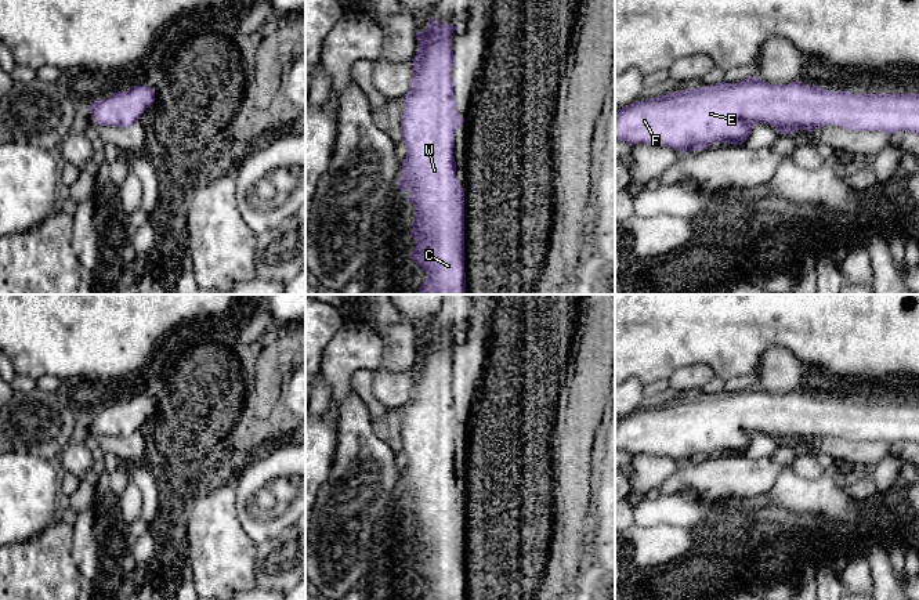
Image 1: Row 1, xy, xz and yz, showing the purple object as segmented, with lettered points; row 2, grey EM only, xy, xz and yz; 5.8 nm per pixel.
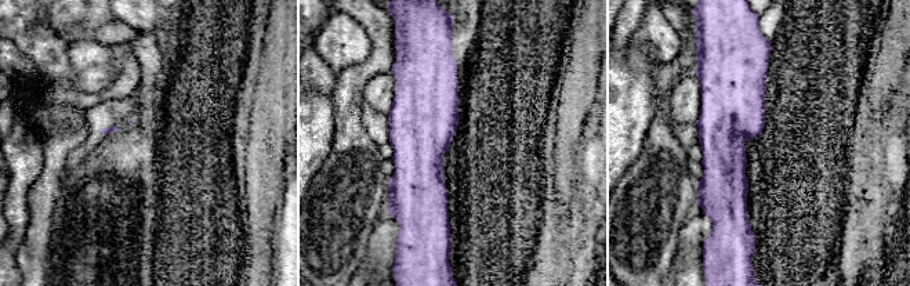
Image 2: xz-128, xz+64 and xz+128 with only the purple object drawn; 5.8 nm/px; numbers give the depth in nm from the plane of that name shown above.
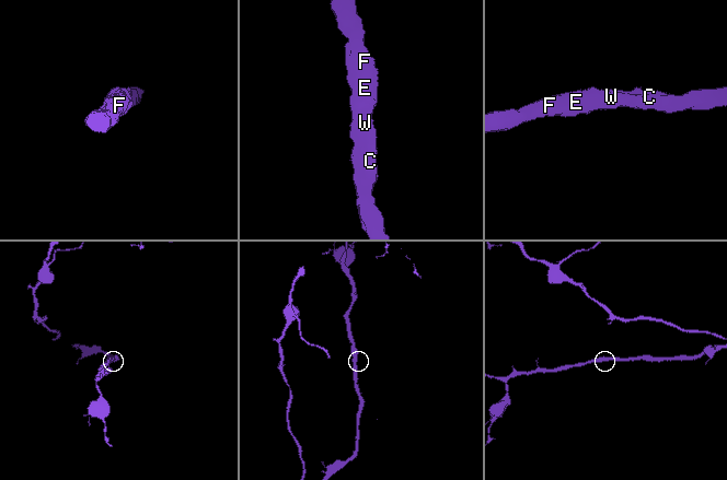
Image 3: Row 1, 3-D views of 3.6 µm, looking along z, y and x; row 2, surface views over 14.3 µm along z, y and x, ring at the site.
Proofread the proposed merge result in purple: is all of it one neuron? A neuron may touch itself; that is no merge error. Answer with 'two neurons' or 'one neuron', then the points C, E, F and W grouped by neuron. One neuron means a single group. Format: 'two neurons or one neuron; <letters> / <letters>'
one neuron; C E F W

